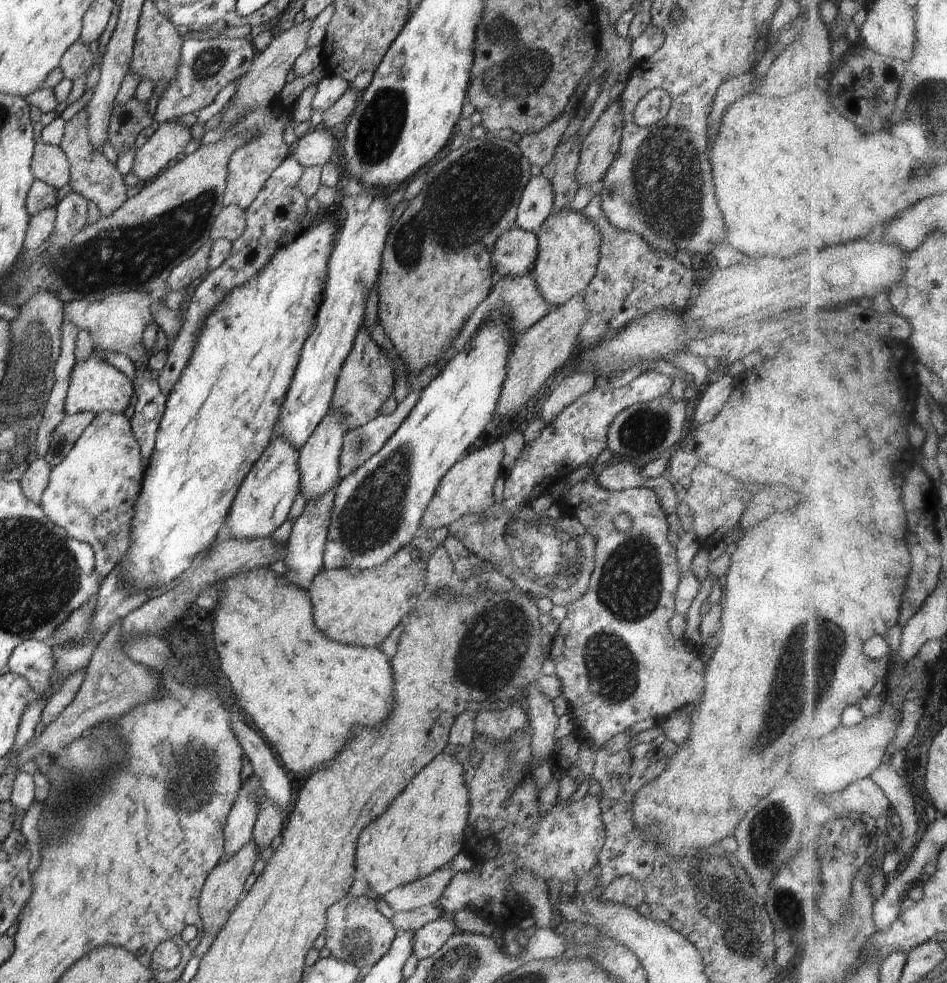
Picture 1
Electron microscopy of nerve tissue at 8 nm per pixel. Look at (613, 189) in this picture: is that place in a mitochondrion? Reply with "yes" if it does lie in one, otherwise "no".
yes

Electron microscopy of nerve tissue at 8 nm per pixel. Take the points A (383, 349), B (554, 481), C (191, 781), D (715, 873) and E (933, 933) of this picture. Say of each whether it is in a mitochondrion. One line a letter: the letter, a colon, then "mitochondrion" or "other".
A: other
B: other
C: mitochondrion
D: mitochondrion
E: other

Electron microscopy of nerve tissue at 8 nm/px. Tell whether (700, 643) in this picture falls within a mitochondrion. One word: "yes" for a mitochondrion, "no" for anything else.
no

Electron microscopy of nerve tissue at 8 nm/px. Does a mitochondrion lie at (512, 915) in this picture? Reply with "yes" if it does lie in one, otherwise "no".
no

